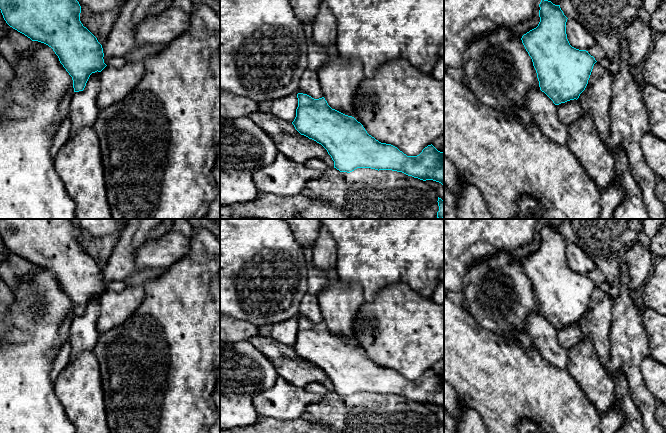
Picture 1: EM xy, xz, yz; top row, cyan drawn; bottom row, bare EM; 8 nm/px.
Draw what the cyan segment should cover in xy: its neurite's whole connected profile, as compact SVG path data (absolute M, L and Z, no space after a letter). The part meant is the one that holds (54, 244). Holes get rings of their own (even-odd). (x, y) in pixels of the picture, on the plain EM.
M0 219L0 234L10 251L53 273L72 301L74 316L83 315L90 299L107 290L102 269L81 247L81 230L70 219Z

